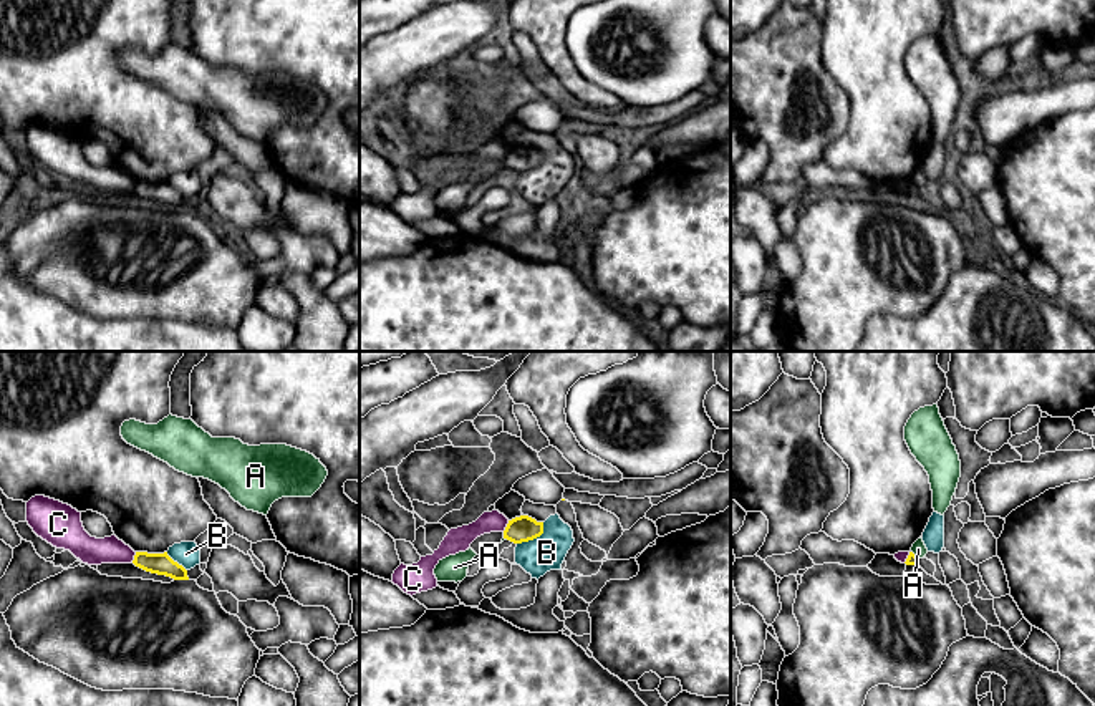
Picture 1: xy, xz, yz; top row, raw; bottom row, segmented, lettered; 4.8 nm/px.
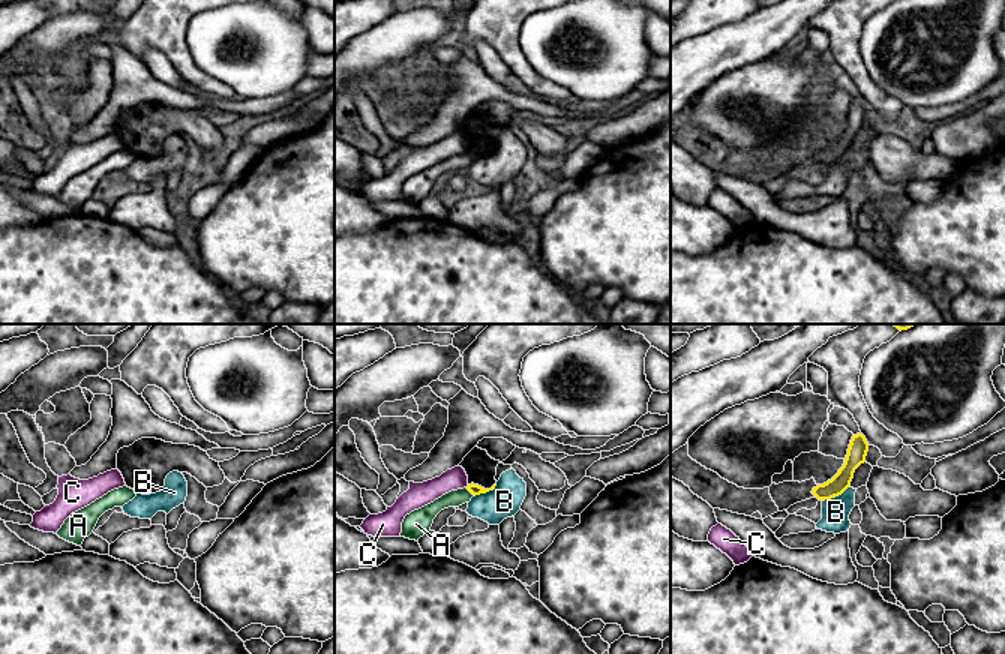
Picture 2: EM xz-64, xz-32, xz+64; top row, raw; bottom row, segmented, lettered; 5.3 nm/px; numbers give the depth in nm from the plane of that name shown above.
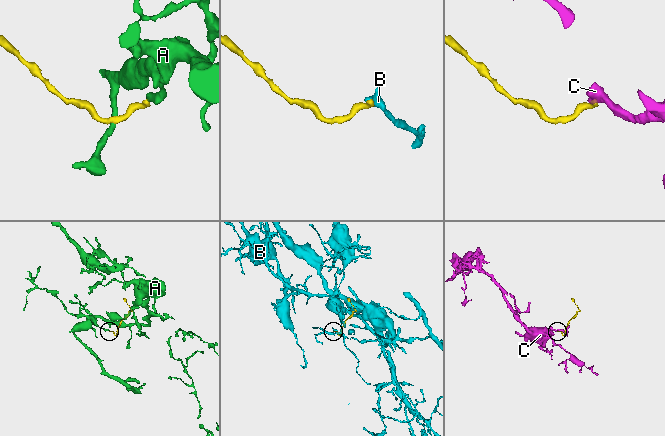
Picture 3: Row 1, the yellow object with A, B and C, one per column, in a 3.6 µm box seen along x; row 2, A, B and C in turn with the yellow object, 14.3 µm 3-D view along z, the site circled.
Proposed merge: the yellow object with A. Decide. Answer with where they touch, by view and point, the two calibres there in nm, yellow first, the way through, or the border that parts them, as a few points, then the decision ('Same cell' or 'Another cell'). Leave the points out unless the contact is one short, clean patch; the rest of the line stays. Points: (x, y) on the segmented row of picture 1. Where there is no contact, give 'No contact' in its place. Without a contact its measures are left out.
Touches yellow at yz (913, 554). Thickness 50 nm (yellow) against 70 nm. Boundary: yz (911, 551), (918, 557). Another cell

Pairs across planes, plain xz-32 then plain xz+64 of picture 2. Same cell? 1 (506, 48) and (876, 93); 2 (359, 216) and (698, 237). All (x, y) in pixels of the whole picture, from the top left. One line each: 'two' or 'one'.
1: one
2: one

